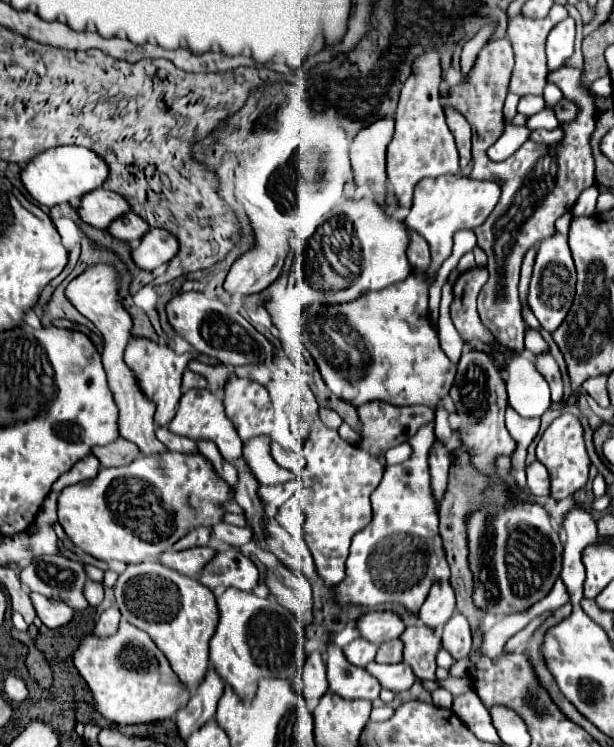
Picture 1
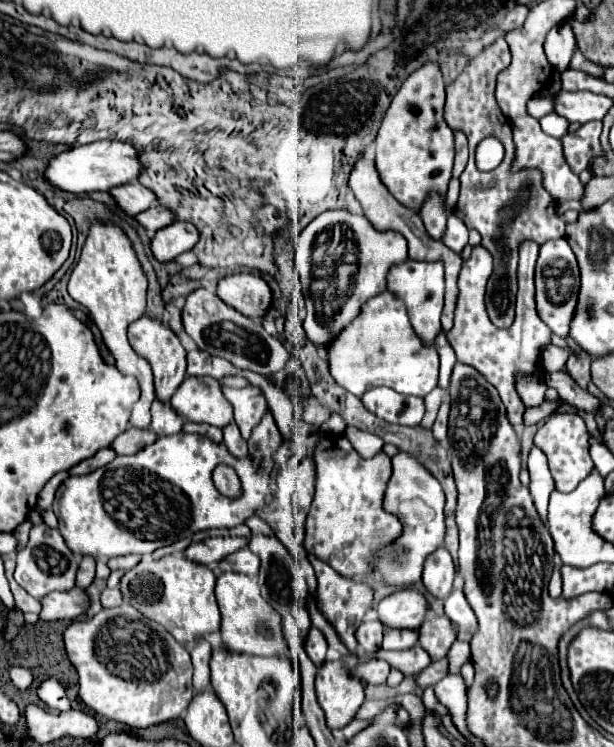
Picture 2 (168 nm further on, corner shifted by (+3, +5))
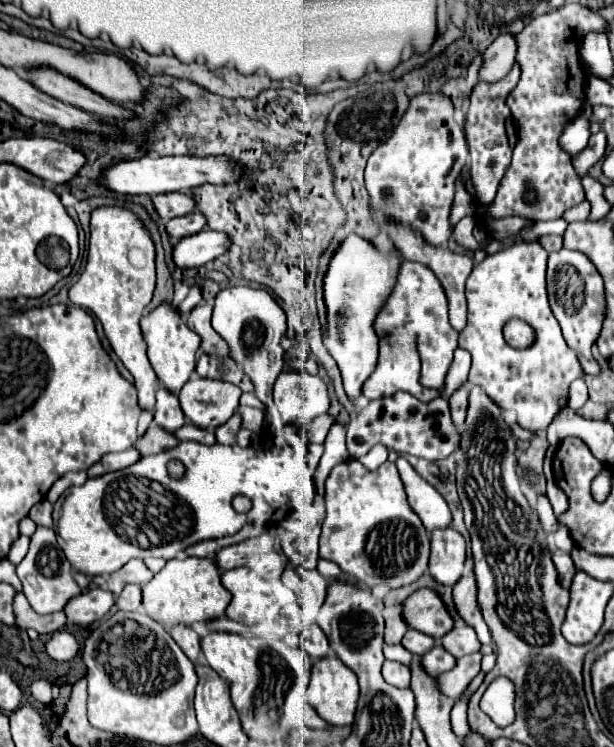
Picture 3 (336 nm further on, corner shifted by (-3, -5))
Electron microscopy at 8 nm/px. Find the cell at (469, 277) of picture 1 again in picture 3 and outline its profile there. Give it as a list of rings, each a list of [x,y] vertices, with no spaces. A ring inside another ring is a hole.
[[[517,242],[509,248],[503,248],[495,254],[489,254],[483,262],[475,264],[469,280],[467,280],[467,302],[469,302],[469,320],[463,332],[459,334],[459,346],[469,350],[473,356],[469,382],[483,388],[483,392],[499,404],[501,410],[515,410],[517,422],[521,428],[537,432],[545,430],[553,418],[567,406],[569,400],[569,386],[573,380],[583,378],[583,368],[579,364],[577,352],[567,346],[559,322],[555,320],[549,302],[547,302],[546,289],[547,250],[537,242]],[[519,318],[525,320],[529,326],[535,328],[535,344],[525,350],[511,348],[503,338],[503,326],[511,320]]]

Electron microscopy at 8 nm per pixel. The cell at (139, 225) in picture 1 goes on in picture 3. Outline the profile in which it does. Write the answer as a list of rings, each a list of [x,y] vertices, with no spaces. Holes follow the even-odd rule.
[[[191,212],[187,216],[179,216],[167,222],[167,232],[171,236],[171,244],[177,244],[185,236],[193,236],[205,228],[207,218],[201,212]]]

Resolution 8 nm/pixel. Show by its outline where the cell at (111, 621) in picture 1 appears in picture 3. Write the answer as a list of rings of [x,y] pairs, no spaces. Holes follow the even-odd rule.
[[[127,584],[125,590],[117,598],[119,610],[137,610],[139,604],[141,604],[141,586]]]

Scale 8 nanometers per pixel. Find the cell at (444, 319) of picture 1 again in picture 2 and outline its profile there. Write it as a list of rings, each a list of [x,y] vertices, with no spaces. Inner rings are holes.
[[[361,154],[359,160],[353,164],[353,170],[349,174],[349,188],[353,190],[355,198],[361,202],[363,206],[363,212],[365,216],[369,218],[369,222],[377,228],[377,230],[397,230],[405,236],[407,244],[409,244],[409,258],[413,260],[443,260],[445,264],[445,306],[443,306],[443,314],[441,314],[441,326],[445,332],[449,332],[453,328],[453,310],[455,310],[455,302],[457,302],[457,276],[459,276],[459,270],[461,270],[461,256],[455,254],[453,250],[449,250],[445,244],[441,242],[435,242],[425,226],[423,226],[423,220],[417,212],[405,208],[401,202],[397,202],[389,190],[385,190],[385,184],[381,182],[379,174],[377,174],[377,168],[375,168],[375,162],[367,156],[367,154]]]

